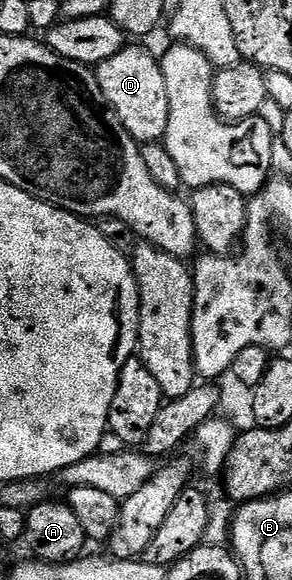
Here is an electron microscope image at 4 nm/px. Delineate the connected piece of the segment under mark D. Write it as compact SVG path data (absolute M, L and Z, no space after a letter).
M127 44L116 56L99 62L96 73L106 103L120 116L131 136L139 144L162 142L168 128L168 88L164 84L161 61L153 58L142 44Z

